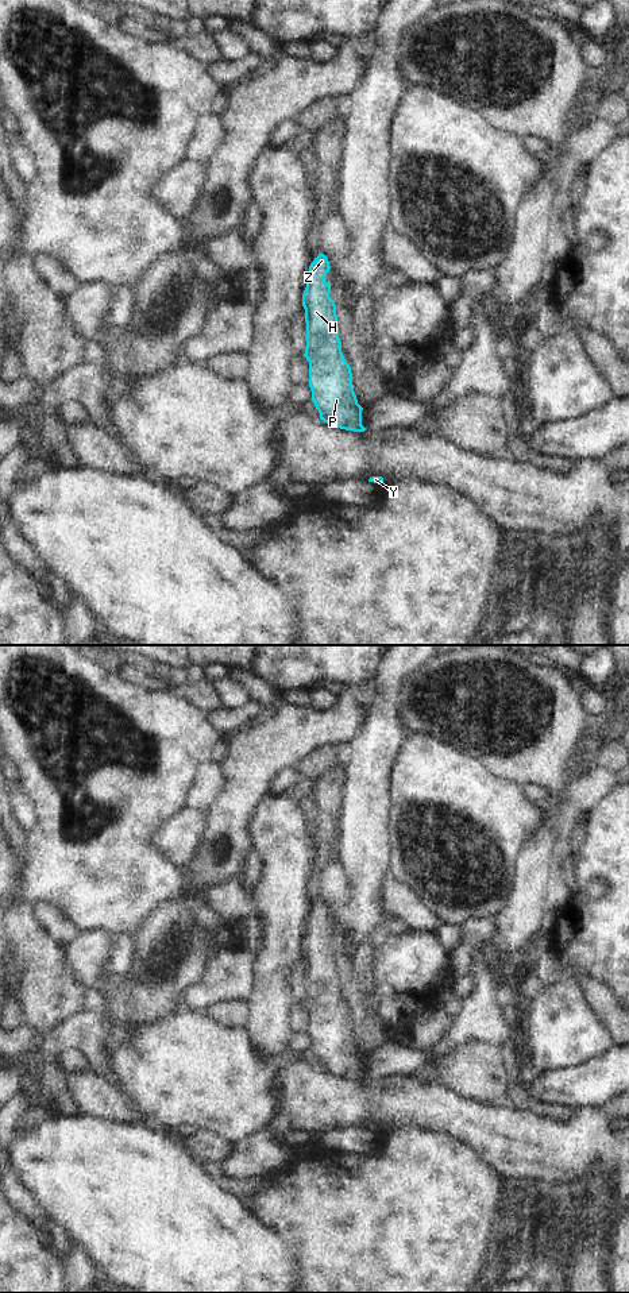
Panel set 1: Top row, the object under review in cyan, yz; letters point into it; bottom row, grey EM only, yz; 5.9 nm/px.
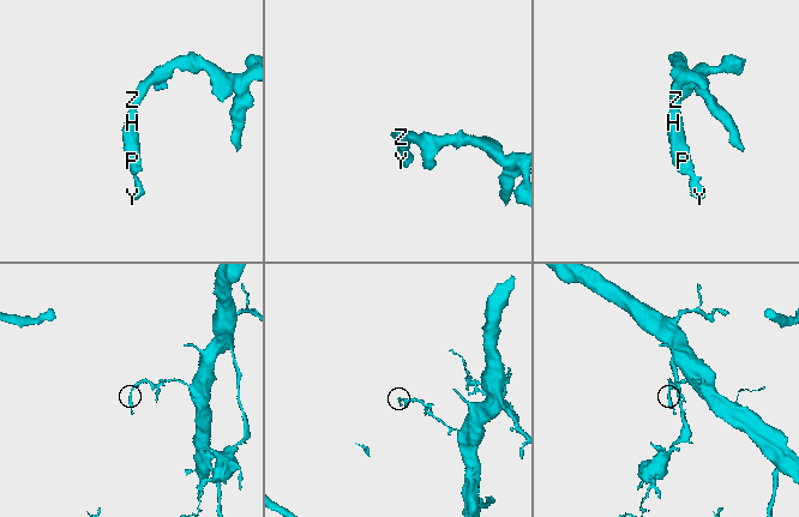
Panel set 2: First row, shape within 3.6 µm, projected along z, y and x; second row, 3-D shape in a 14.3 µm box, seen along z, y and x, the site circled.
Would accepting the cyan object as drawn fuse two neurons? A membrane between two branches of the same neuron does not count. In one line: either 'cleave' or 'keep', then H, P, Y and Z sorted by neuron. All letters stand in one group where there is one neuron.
keep; H P Y Z

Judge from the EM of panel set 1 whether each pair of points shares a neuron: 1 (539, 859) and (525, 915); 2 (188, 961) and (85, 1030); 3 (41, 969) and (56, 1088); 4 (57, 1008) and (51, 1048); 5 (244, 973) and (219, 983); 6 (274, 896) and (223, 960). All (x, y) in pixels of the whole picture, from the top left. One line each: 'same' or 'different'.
1: same
2: different
3: same
4: different
5: same
6: different

